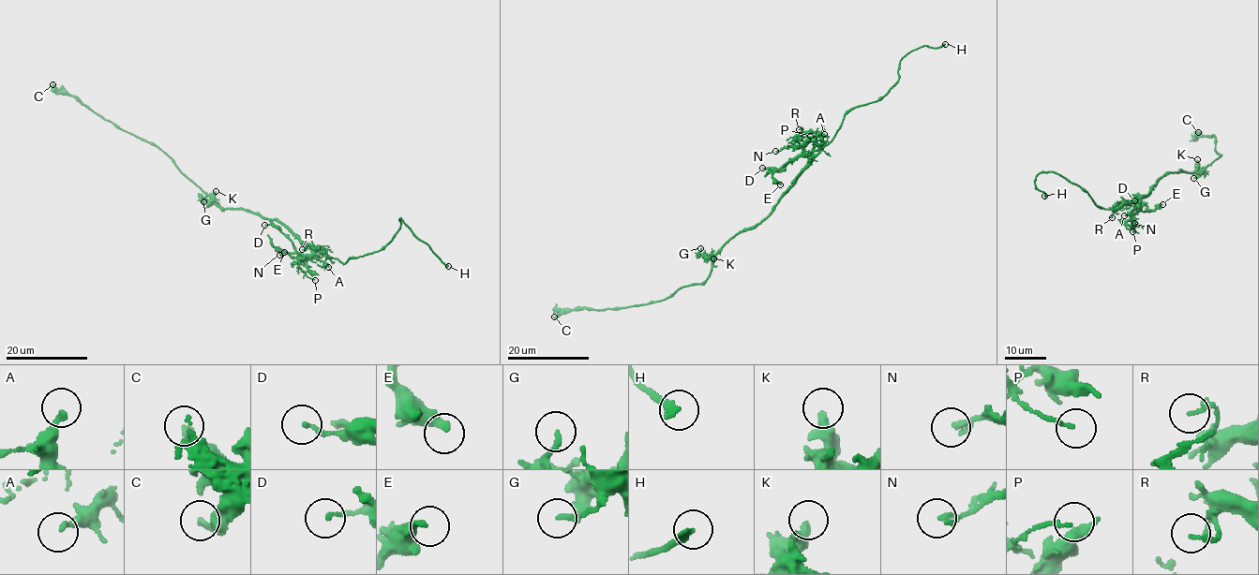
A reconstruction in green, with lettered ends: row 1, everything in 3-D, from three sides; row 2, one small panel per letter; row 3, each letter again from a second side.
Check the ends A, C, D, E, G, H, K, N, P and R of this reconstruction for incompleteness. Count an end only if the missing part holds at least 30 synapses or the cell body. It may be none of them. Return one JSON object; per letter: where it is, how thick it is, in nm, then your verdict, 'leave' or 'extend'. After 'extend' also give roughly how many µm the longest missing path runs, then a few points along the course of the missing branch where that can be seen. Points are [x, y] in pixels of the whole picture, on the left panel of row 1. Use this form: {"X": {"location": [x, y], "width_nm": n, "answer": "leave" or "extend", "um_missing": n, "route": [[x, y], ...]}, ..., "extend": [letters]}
{"A": {"location": [328, 267], "width_nm": 220, "answer": "leave"}, "C": {"location": [52, 84], "width_nm": 240, "answer": "leave"}, "D": {"location": [264, 225], "width_nm": 160, "answer": "leave"}, "E": {"location": [284, 252], "width_nm": 280, "answer": "leave"}, "G": {"location": [203, 201], "width_nm": 200, "answer": "leave"}, "H": {"location": [448, 266], "width_nm": 280, "answer": "extend", "um_missing": 3}, "K": {"location": [216, 191], "width_nm": 380, "answer": "leave"}, "N": {"location": [279, 255], "width_nm": 200, "answer": "leave"}, "P": {"location": [315, 280], "width_nm": 110, "answer": "leave"}, "R": {"location": [302, 249], "width_nm": 160, "answer": "leave"}, "extend": ["H"]}

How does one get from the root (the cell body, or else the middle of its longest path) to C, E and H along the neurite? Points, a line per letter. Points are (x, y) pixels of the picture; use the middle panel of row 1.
C: (769, 214), (729, 237), (700, 283), (647, 304), (575, 309), (554, 316)
E: (769, 214), (807, 163), (807, 156), (796, 156), (776, 169), (772, 176), (780, 184)
H: (769, 214), (828, 144), (843, 117), (876, 102), (897, 81), (903, 56), (945, 44)

